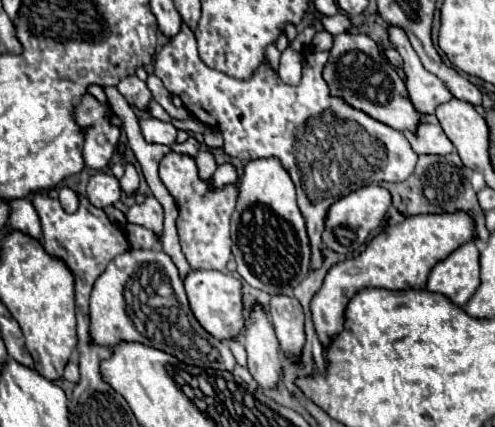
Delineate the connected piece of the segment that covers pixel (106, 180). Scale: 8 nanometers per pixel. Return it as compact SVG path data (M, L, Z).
M94 174L88 182L88 188L86 188L86 196L88 200L92 202L92 206L96 208L106 208L106 206L112 206L120 200L120 184L118 180L110 174Z

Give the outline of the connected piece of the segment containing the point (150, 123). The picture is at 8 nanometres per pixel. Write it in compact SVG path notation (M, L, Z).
M149 117L139 122L143 137L147 142L154 144L164 144L170 146L176 140L176 128L170 122L160 122Z

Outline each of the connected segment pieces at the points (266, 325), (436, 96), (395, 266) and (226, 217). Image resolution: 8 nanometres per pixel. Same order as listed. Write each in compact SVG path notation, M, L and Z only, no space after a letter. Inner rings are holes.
M260 302L252 304L250 320L244 332L244 348L248 352L248 370L254 380L264 388L272 388L282 370L282 356L268 312Z
M388 26L386 32L390 44L398 50L404 60L406 86L416 110L420 110L422 114L430 114L436 110L436 106L440 106L440 102L448 102L448 98L452 98L452 92L444 86L444 82L440 82L440 78L430 74L420 64L420 58L408 42L404 30L400 30L400 26Z
M464 212L408 216L404 222L390 226L382 230L378 236L374 236L358 258L344 260L332 266L324 278L322 288L312 298L310 306L312 320L322 346L328 346L330 338L334 338L342 330L344 306L360 288L370 288L370 286L388 290L424 288L432 266L448 258L458 246L474 240L474 236L476 236L474 220Z
M168 152L160 162L160 180L170 190L170 194L180 204L180 216L176 220L178 236L182 244L182 252L188 264L196 270L212 268L212 270L226 270L228 260L232 258L230 252L230 214L236 206L238 189L237 184L229 184L222 190L210 188L211 179L202 182L198 178L198 170L194 158L182 156L176 152Z

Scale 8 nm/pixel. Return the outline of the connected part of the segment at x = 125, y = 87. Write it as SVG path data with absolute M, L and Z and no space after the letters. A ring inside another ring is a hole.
M138 76L122 78L116 88L118 88L118 92L130 102L130 106L136 106L136 108L140 108L140 110L146 110L148 102L152 100L152 94L150 94L146 82L142 82Z

